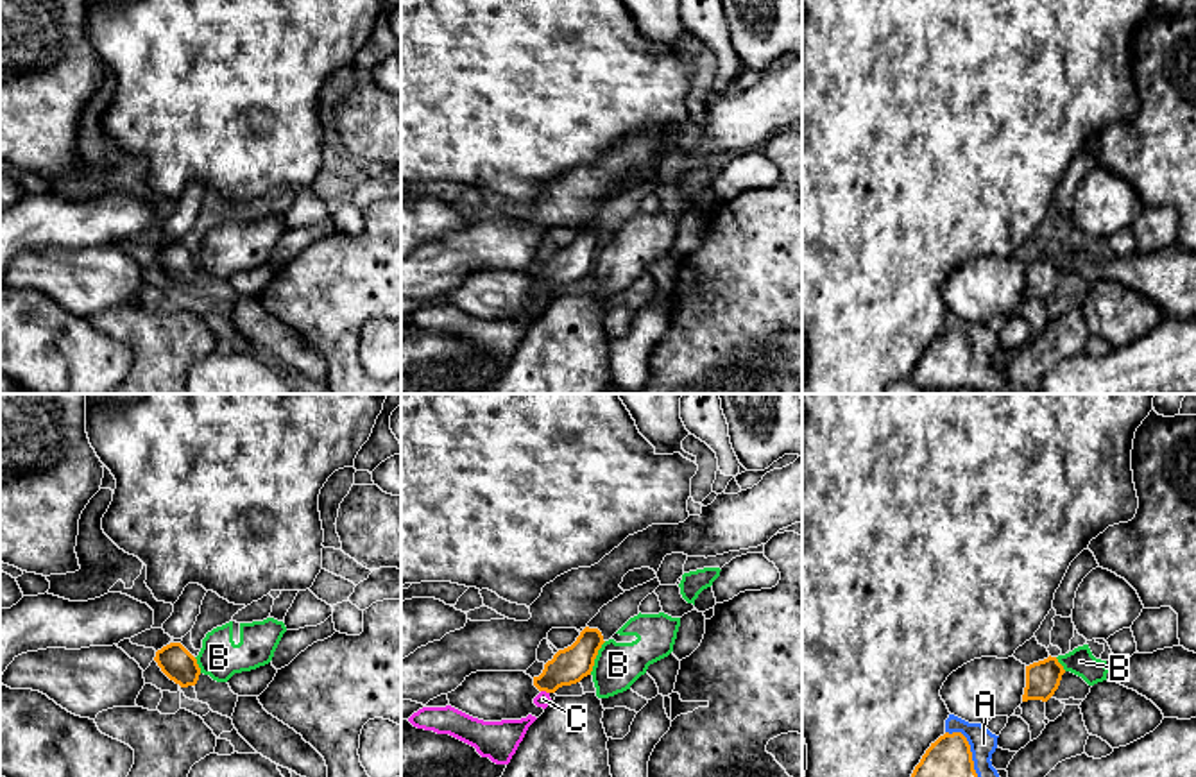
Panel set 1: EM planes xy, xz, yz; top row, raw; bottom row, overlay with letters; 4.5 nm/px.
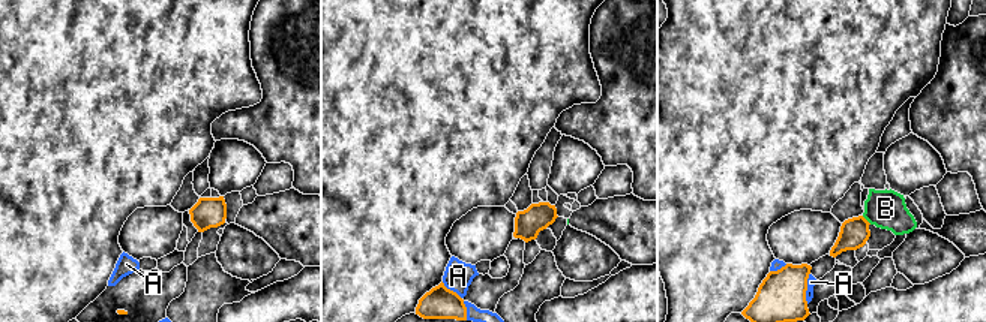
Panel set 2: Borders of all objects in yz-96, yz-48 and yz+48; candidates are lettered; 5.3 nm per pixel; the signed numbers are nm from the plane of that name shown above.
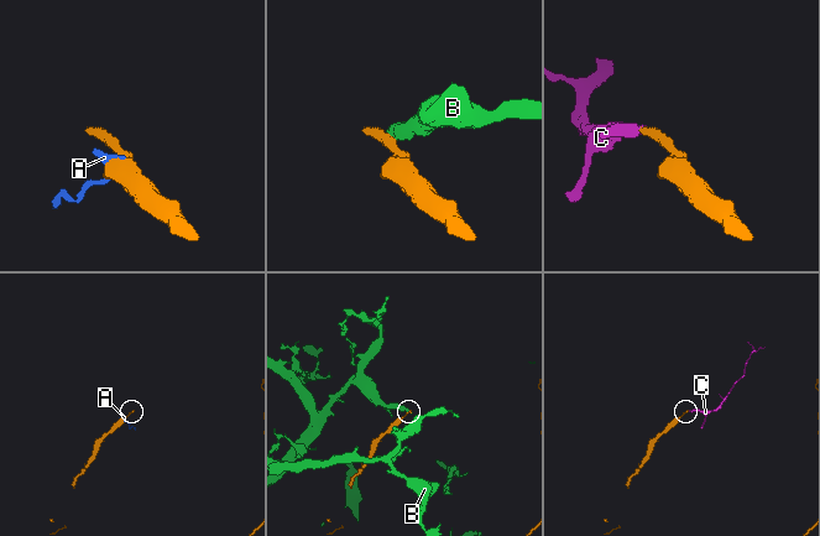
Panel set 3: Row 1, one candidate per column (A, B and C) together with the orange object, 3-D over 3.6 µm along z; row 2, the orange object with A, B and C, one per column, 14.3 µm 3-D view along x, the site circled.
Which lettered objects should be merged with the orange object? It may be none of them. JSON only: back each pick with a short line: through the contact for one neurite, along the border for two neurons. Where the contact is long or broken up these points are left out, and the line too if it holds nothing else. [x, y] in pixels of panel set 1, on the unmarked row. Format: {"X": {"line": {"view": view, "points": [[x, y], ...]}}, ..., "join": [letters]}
{"A": {"line": {"view": "yz", "points": [[948, 364], [971, 353], [983, 342]]}}, "C": {"line": {"view": "xz", "points": [[568, 265], [545, 289], [543, 298]]}}, "join": ["A", "C"]}

